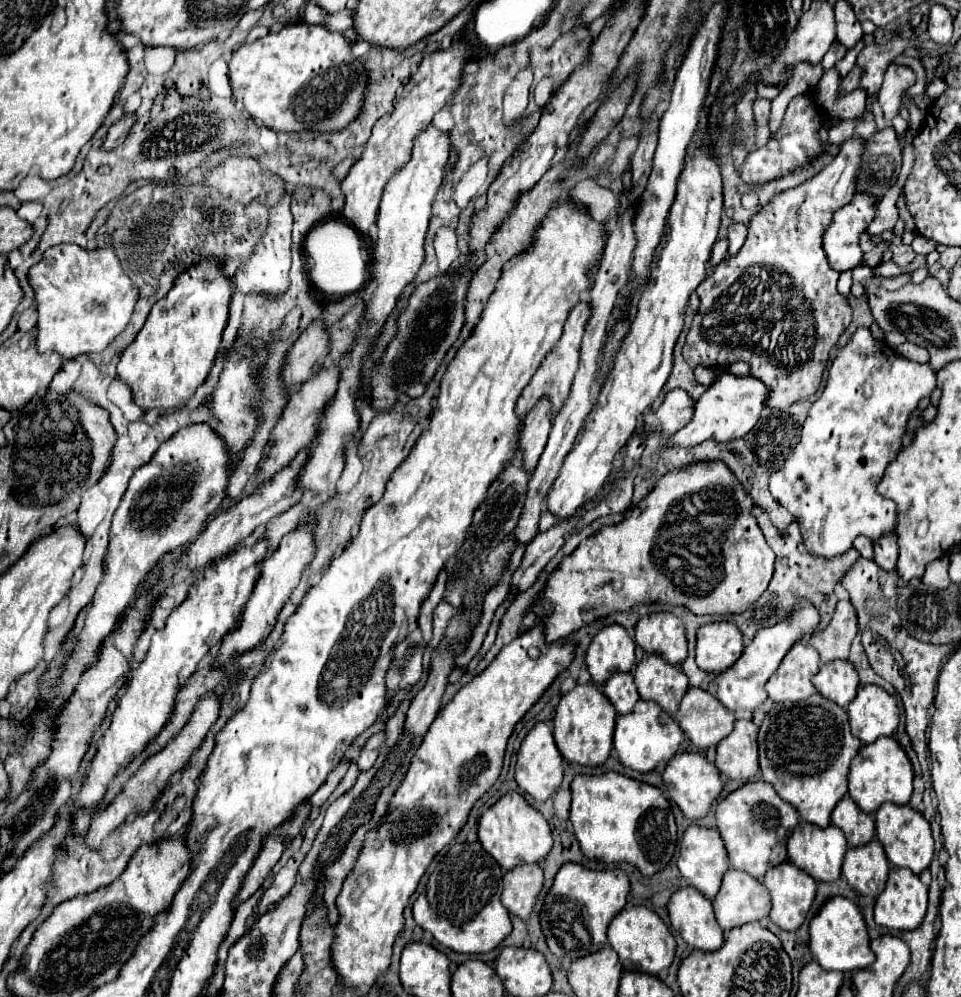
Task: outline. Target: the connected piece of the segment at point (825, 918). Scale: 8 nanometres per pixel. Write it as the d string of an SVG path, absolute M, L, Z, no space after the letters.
M832 897L820 913L810 921L810 953L826 971L858 971L874 963L874 953L868 945L868 931L860 909L846 897Z

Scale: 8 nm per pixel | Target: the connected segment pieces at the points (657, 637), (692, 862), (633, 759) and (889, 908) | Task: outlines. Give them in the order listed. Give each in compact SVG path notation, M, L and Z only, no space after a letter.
M650 613L644 615L638 623L636 623L636 643L652 655L660 655L662 659L670 661L672 665L678 665L686 659L686 651L688 651L688 643L686 643L686 635L684 635L684 623L674 617L672 613Z
M690 825L684 831L682 837L682 847L680 847L680 857L676 861L678 871L682 875L682 879L686 881L686 885L700 889L700 893L708 899L714 899L718 889L720 889L720 881L722 875L728 871L726 865L726 851L722 849L722 839L718 837L716 829L706 829L706 827L698 827L698 825Z
M638 701L632 709L632 713L618 715L616 717L616 729L614 729L614 749L618 751L620 761L636 771L654 771L664 767L674 753L678 751L680 743L684 741L682 729L674 723L670 713L664 713L658 703L654 701Z
M892 869L874 905L874 921L894 931L922 925L928 907L928 887L910 869Z

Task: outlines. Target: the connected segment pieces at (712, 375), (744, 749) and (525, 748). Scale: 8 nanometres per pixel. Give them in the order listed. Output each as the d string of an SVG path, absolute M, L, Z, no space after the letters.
M696 367L694 369L694 377L698 383L702 385L712 385L716 381L716 369L710 369L710 367Z
M738 719L728 737L716 747L716 767L726 779L750 781L758 771L758 727L748 719Z
M538 721L530 733L524 737L520 751L518 751L518 761L516 761L516 783L530 793L536 801L546 801L550 795L554 795L554 791L560 787L562 783L562 755L554 743L552 737L552 729L544 723Z

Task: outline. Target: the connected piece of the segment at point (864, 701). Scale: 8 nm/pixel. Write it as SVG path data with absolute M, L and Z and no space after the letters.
M864 685L848 705L850 727L854 737L864 745L876 741L882 735L892 735L898 727L898 705L878 685Z

